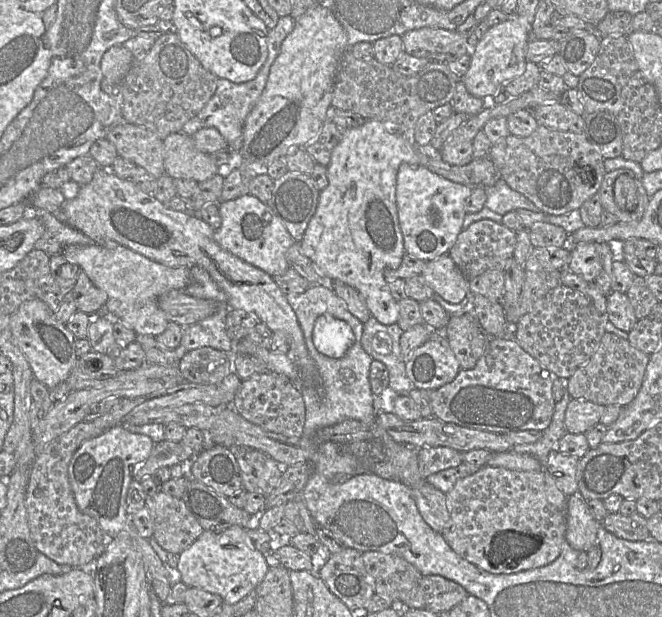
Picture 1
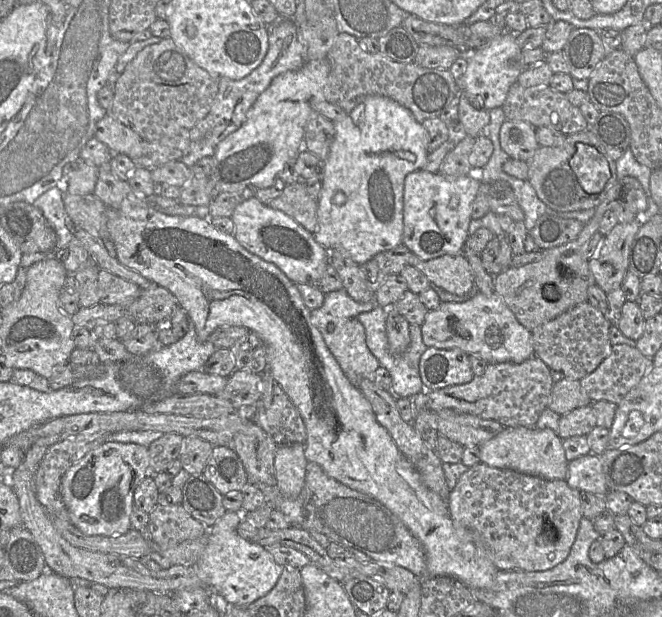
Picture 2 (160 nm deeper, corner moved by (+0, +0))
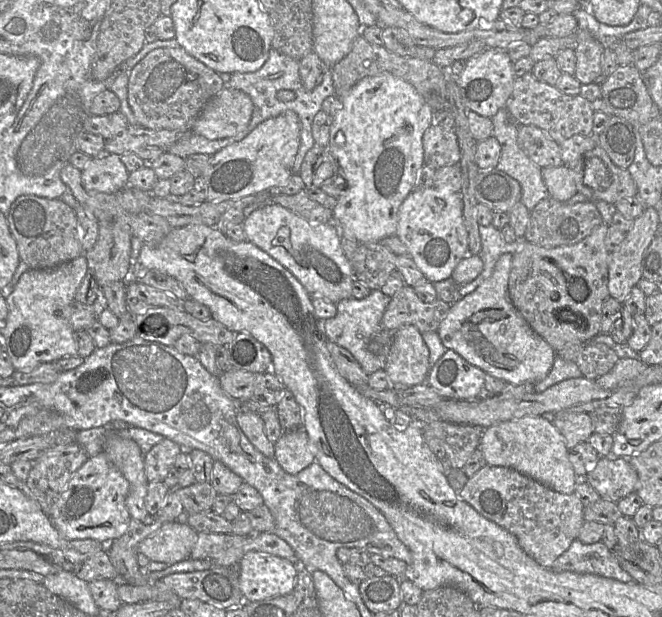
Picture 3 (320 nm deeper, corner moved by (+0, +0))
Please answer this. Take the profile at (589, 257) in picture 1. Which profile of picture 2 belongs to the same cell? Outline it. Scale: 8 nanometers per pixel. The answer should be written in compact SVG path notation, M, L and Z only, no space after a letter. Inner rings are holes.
M635 218L627 223L618 223L604 236L601 246L589 259L595 283L606 293L622 286L629 270L630 246L644 222Z

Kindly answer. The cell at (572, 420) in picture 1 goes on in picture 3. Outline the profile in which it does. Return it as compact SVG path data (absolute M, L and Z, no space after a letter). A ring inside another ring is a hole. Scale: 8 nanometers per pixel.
M558 412L554 414L553 425L564 438L567 449L587 442L594 433L589 413Z

